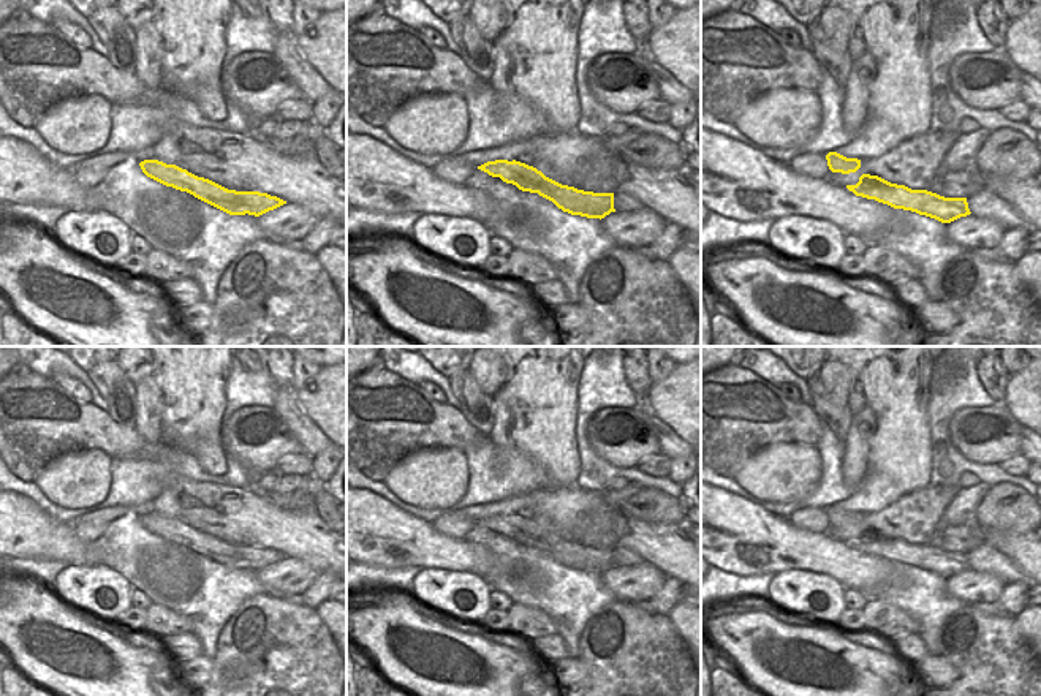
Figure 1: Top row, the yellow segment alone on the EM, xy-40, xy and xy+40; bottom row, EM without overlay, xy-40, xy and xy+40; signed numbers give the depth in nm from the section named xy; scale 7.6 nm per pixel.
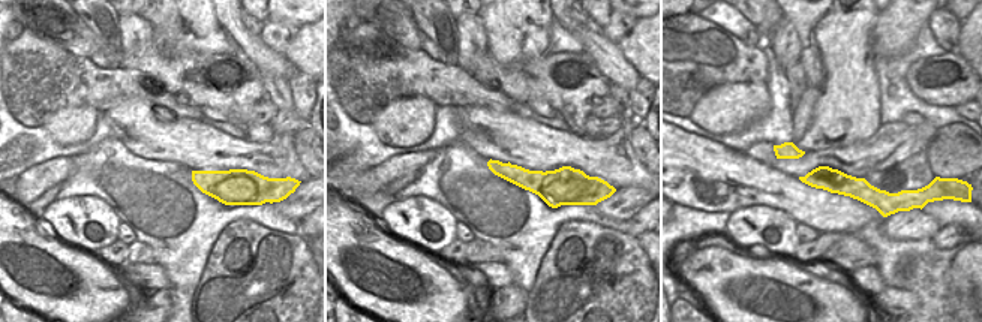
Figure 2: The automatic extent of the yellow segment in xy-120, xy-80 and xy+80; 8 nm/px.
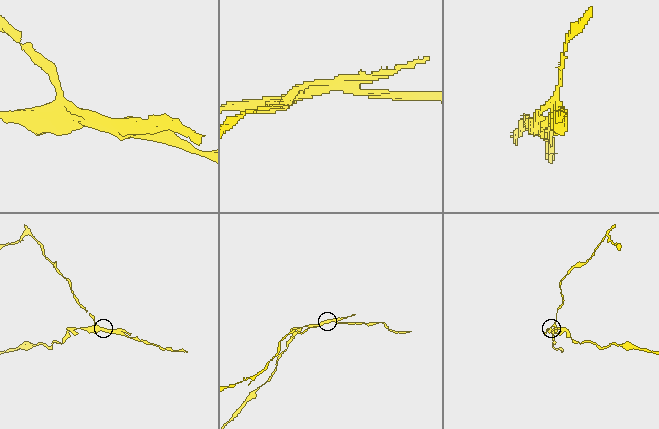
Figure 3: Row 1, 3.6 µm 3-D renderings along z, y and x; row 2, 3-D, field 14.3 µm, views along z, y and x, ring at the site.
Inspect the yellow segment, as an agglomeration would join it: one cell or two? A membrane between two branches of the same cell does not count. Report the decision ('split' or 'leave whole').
split

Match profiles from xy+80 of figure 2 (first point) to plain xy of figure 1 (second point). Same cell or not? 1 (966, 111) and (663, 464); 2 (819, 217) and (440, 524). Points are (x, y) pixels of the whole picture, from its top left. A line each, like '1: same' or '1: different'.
1: same
2: different

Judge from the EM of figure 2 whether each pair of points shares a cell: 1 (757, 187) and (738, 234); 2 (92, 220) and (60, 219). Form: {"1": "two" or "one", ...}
{"1": "two", "2": "one"}

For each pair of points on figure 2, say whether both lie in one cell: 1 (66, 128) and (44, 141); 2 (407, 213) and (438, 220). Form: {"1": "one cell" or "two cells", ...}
{"1": "two cells", "2": "one cell"}

